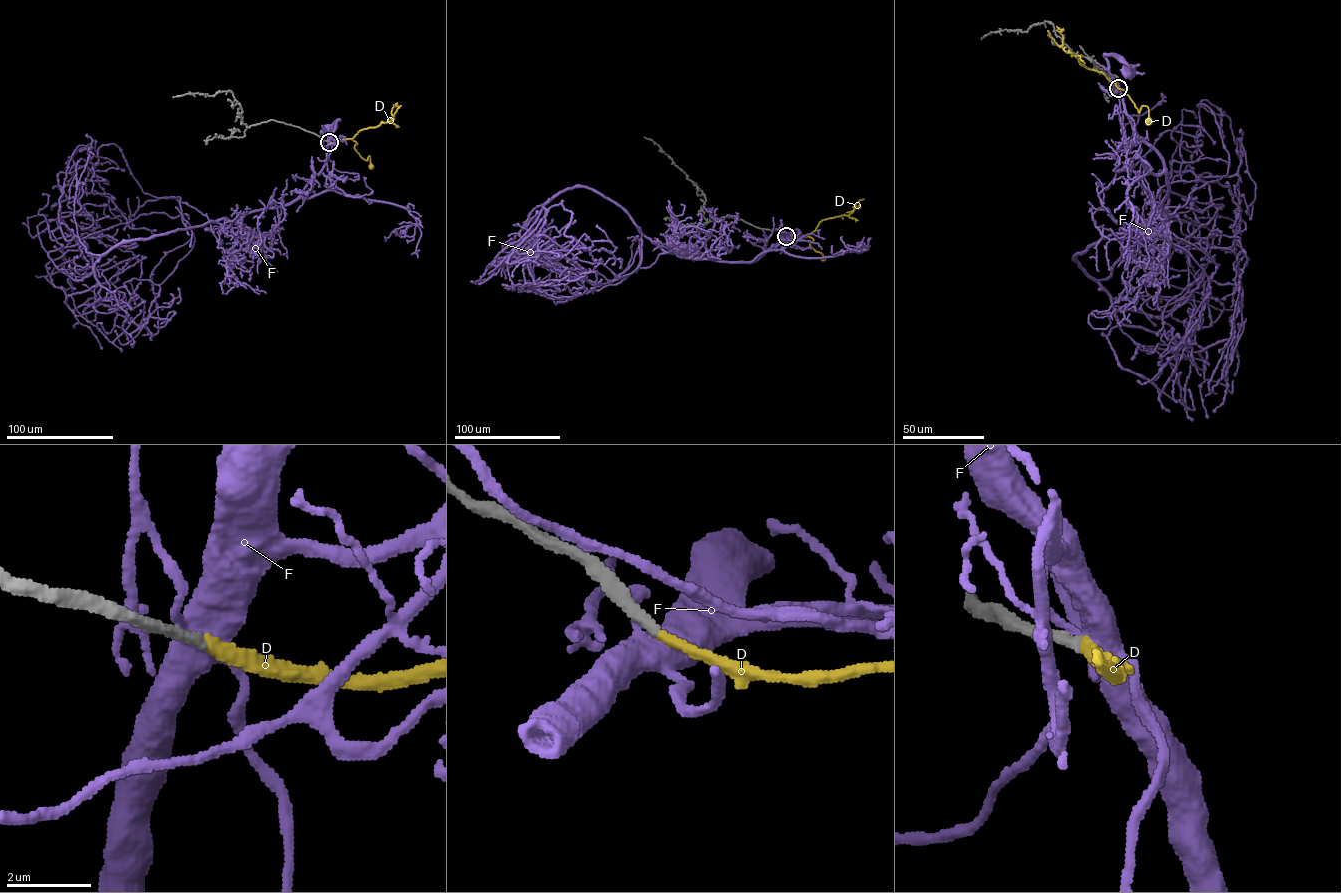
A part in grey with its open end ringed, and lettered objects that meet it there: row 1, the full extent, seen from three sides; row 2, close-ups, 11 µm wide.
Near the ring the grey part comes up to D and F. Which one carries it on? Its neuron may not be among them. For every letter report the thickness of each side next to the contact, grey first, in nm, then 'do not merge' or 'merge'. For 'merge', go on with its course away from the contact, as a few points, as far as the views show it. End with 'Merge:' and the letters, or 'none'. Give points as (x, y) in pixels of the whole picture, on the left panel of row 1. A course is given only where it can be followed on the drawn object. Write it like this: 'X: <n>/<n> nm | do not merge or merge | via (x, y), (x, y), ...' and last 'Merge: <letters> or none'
D: 280/280 nm | merge | via (329, 142), (355, 141), (357, 143), (354, 148), (359, 155), (367, 160), (370, 156), (371, 166)
F: 360/420 nm | do not merge
Merge: D

